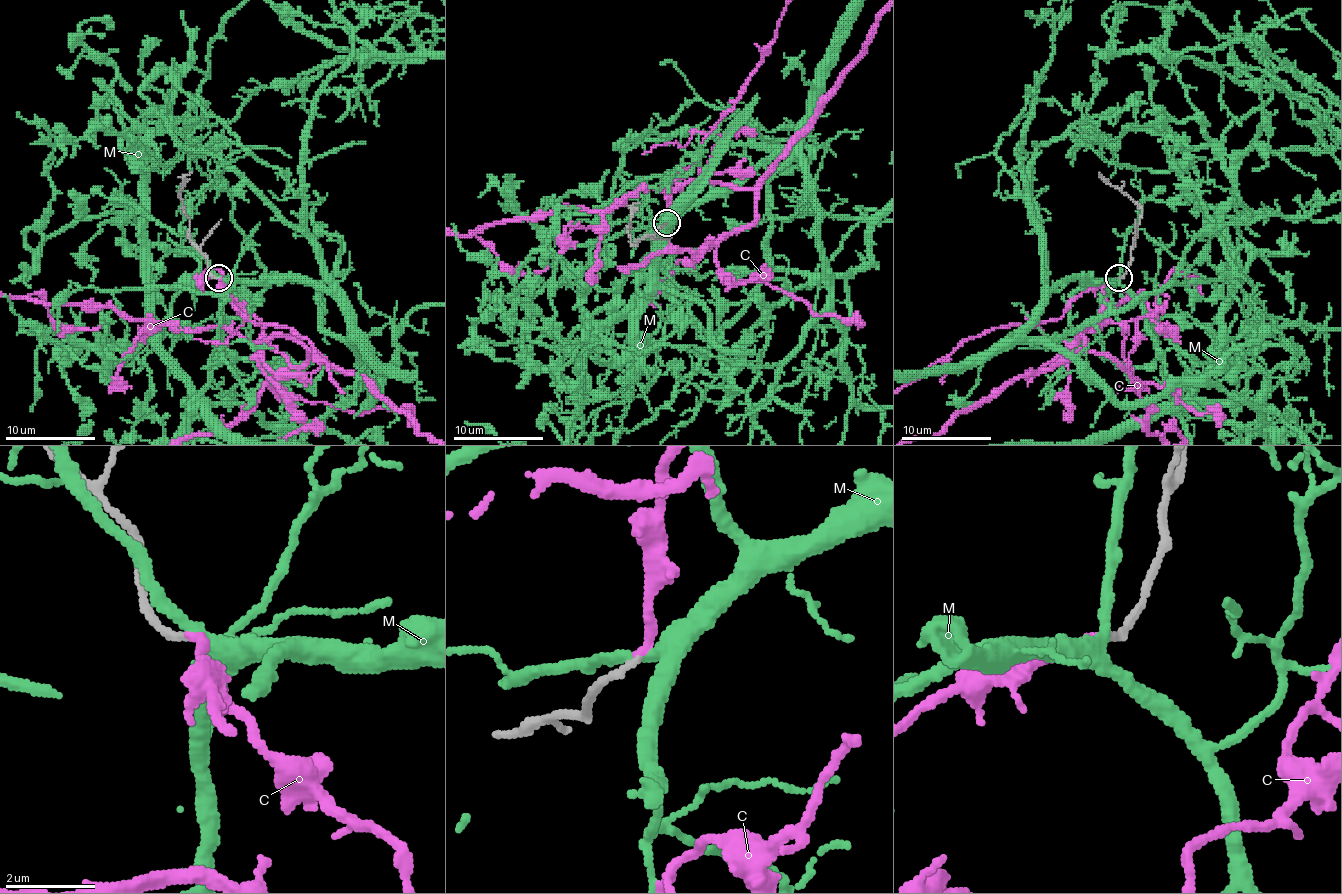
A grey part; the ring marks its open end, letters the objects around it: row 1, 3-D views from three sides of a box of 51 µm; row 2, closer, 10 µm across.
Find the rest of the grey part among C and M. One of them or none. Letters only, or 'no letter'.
C

